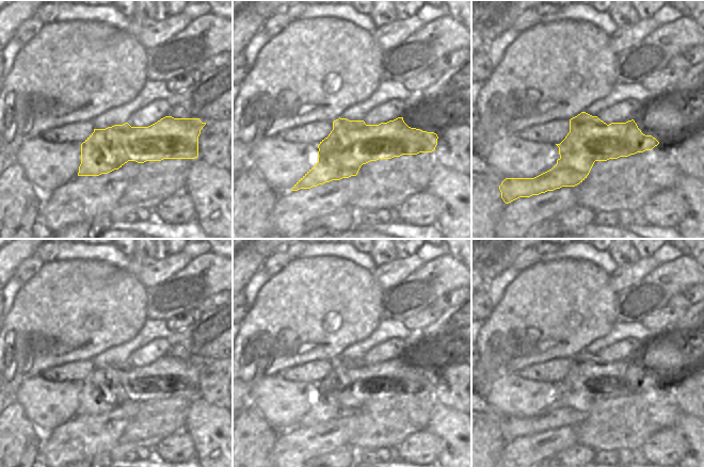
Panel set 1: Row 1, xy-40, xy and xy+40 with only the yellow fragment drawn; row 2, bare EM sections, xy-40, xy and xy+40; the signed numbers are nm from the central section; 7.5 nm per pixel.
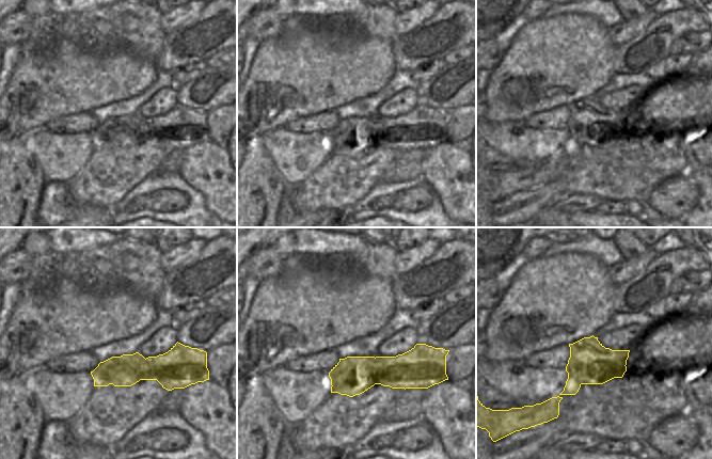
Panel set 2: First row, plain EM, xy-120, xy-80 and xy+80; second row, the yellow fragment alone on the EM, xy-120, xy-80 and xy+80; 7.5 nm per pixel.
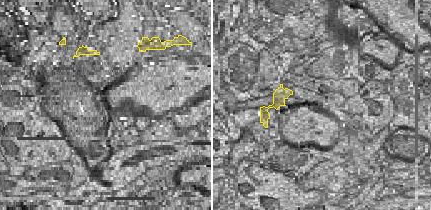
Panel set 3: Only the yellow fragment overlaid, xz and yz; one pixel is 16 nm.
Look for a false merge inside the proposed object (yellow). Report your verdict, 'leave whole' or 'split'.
split

